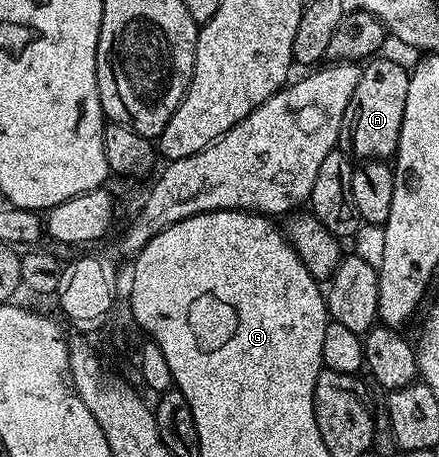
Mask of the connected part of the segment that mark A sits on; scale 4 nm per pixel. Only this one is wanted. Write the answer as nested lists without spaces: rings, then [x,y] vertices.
[[[374,57],[362,67],[360,81],[356,81],[356,93],[348,101],[342,128],[338,134],[341,150],[355,160],[389,160],[397,152],[400,141],[400,125],[404,121],[404,101],[408,98],[410,71],[402,68],[394,59]]]

